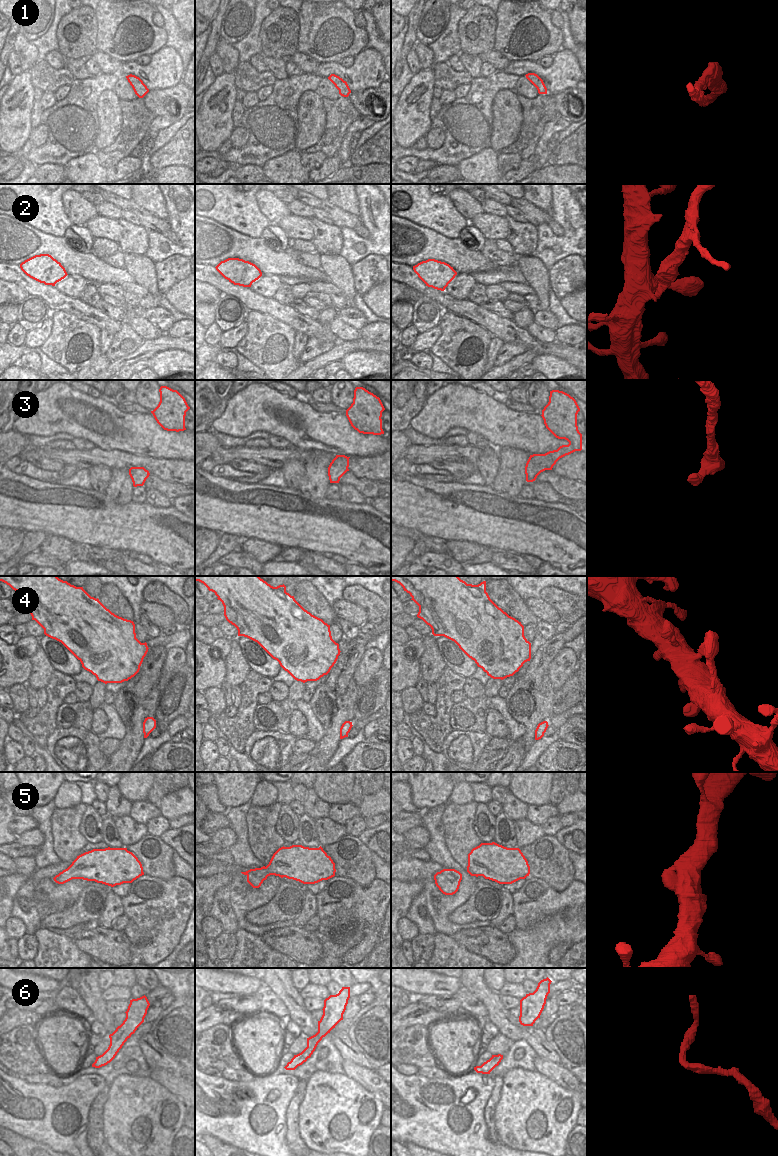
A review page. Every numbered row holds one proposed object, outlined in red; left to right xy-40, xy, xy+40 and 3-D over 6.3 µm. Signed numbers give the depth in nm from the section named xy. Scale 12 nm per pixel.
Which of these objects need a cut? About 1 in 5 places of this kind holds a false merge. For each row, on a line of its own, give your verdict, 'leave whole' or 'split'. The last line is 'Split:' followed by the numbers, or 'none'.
1: leave whole
2: split
3: leave whole
4: leave whole
5: leave whole
6: leave whole
Split: 2

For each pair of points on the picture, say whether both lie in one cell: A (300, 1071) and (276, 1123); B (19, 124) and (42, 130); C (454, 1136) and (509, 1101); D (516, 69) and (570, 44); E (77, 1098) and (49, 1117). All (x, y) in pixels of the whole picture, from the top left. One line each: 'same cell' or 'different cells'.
A: different cells
B: different cells
C: different cells
D: different cells
E: same cell

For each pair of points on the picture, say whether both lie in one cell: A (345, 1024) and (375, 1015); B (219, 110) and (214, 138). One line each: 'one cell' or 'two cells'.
A: two cells
B: one cell

